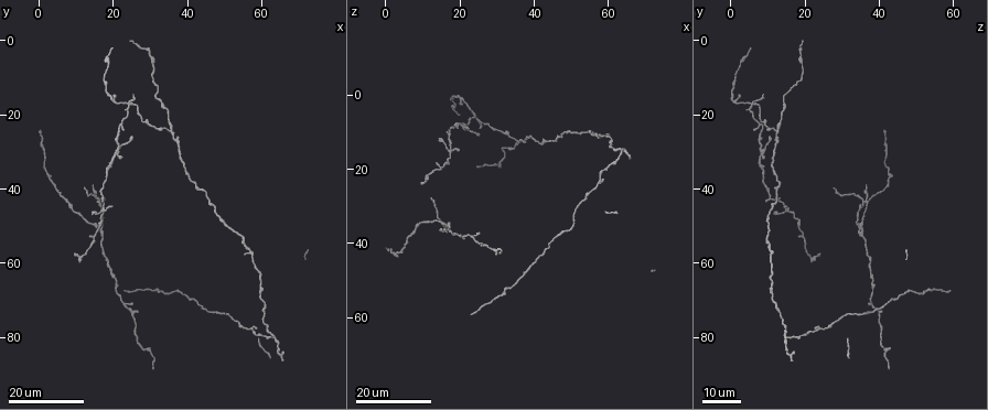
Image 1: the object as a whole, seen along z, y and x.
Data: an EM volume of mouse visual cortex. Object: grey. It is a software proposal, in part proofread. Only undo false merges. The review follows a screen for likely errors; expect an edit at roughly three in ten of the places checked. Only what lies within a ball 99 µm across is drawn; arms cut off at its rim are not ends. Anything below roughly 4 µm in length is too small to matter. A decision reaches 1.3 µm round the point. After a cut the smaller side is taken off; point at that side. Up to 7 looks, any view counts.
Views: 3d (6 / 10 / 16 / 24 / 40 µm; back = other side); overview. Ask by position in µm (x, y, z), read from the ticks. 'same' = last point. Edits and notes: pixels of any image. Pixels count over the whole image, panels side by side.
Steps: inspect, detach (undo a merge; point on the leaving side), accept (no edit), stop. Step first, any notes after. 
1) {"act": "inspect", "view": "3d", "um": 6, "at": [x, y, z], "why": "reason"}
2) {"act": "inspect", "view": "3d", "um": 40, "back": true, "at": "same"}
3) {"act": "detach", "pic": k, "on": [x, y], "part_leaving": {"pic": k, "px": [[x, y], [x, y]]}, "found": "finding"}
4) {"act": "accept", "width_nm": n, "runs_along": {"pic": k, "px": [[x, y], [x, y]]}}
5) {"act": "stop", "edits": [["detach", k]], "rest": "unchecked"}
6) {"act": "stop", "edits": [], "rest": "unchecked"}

{"act": "inspect", "view": "3d", "um": 16, "at": [25.5, 73.5, 39.5], "why": "sudden change in width"}

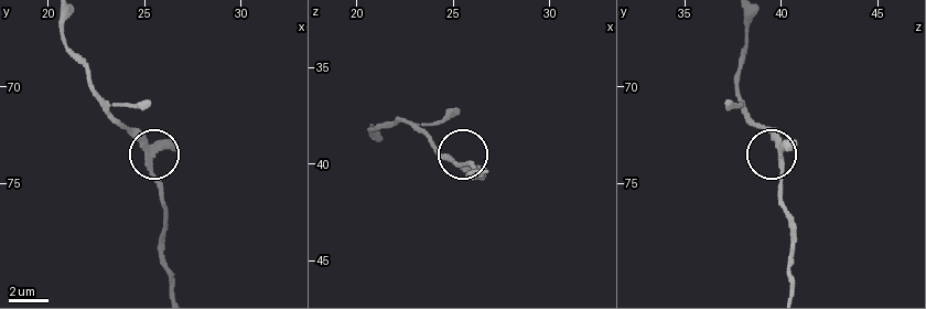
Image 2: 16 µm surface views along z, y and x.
{"act": "inspect", "view": "3d", "um": 10, "at": [25.2, 73.7, 40.0]}

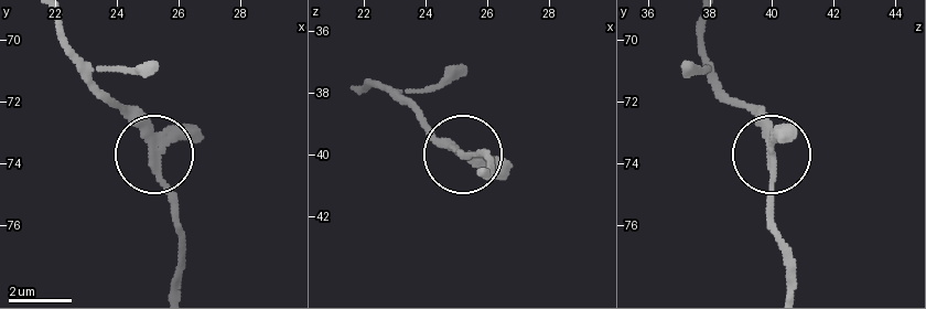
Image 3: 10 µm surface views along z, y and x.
{"act": "accept", "runs_along": {"pic": 3, "px": [[57, 24], [75, 64], [152, 151], [175, 227]]}, "found": "continuous, no second neuron"}

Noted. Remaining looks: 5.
{"act": "inspect", "view": "3d", "um": 24, "at": [22.0, 71.0, 38.0], "why": "sudden change in width"}

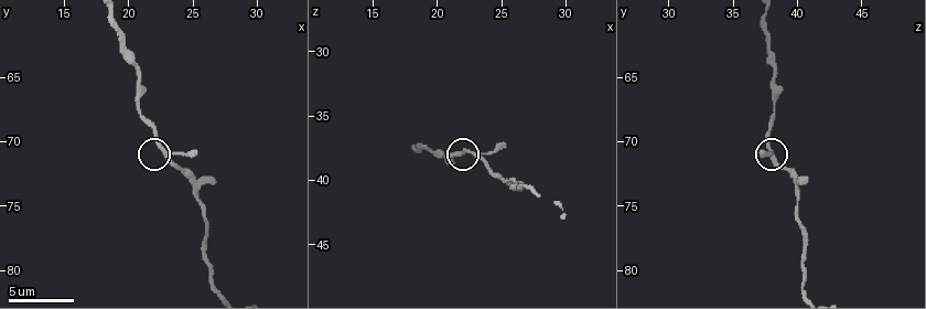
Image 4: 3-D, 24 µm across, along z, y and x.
{"act": "inspect", "view": "3d", "um": 10, "at": [22.4, 70.4, 38.0]}

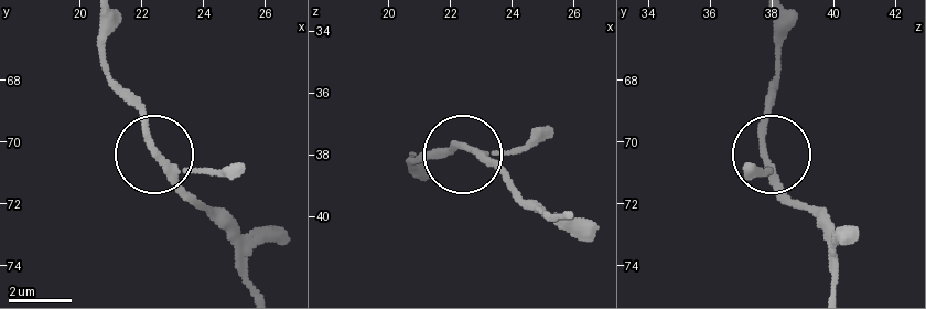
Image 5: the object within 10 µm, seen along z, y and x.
{"act": "accept", "width_nm": 170, "runs_along": {"pic": 5, "px": [[106, 23], [109, 78], [141, 118], [162, 166], [214, 219]]}, "found": "one neuron here"}

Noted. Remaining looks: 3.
{"act": "inspect", "view": "3d", "um": 16, "at": [16.5, 50.0, 35.5], "why": "looks like a crossing"}

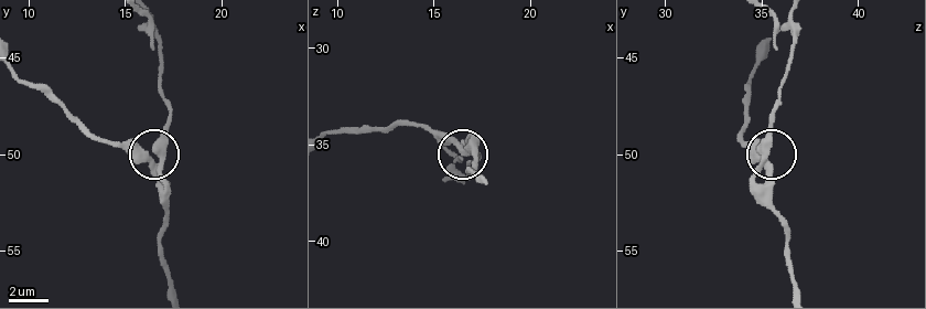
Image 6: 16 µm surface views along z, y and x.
{"act": "inspect", "view": "3d", "um": 10, "at": [16.0, 50.1, 34.8]}

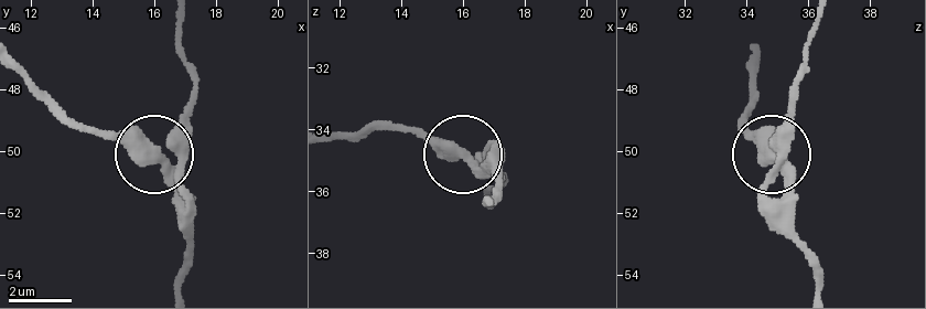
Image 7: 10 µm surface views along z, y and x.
{"act": "inspect", "view": "3d", "um": 10, "back": true, "at": [15.9, 50.2, 34.8]}

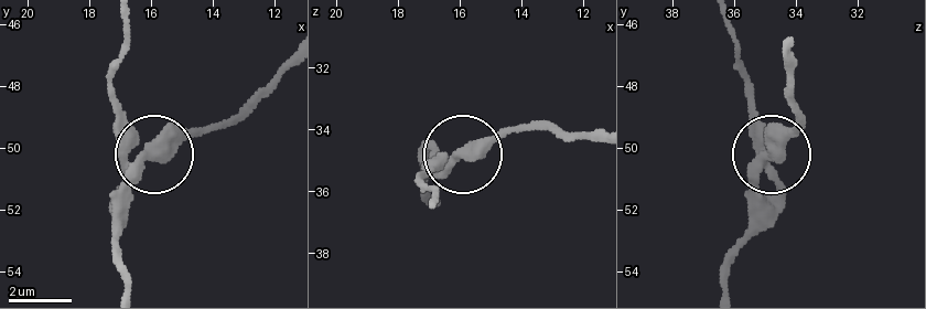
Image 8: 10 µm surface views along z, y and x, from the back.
{"act": "accept", "side_arm_um": 38, "found": "continuous, no second neuron"}

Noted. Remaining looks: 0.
{"act": "stop", "edits": [], "rest": "unchecked"}

